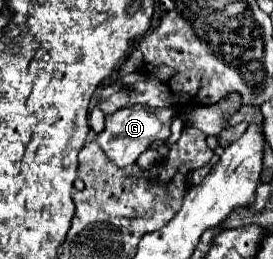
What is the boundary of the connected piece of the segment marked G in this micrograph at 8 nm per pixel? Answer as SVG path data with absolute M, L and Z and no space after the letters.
M144 105L122 107L122 111L116 111L106 117L104 131L98 133L98 145L108 155L108 159L116 163L116 167L128 167L136 163L140 153L146 151L154 141L166 141L170 137L170 123L174 113L176 111L170 107L164 109L152 109Z

